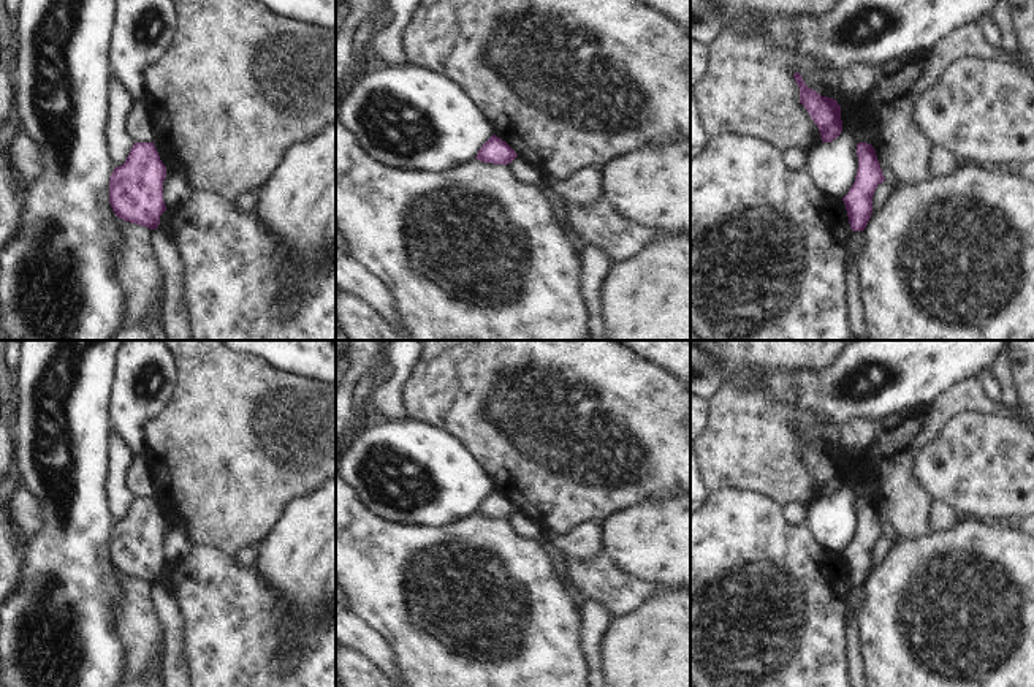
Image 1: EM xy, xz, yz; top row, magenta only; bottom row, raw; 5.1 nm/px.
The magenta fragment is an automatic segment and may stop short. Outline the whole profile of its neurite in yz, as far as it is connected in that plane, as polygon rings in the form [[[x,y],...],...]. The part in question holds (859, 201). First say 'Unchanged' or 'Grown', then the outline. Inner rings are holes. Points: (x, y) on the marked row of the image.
Unchanged. [[[857,144],[858,169],[855,182],[842,198],[852,231],[863,231],[872,214],[872,196],[885,180],[876,150],[871,144]]]

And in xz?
Unchanged. [[[492,135],[478,150],[477,160],[494,165],[508,165],[516,158],[516,152],[500,138]]]

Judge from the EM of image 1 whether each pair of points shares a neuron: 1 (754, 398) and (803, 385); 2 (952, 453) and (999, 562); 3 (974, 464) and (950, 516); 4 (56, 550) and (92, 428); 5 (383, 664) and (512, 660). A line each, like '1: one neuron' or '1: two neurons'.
1: two neurons
2: two neurons
3: two neurons
4: one neuron
5: two neurons

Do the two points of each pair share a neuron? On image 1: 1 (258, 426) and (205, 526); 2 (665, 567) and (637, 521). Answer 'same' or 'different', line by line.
1: same
2: same

